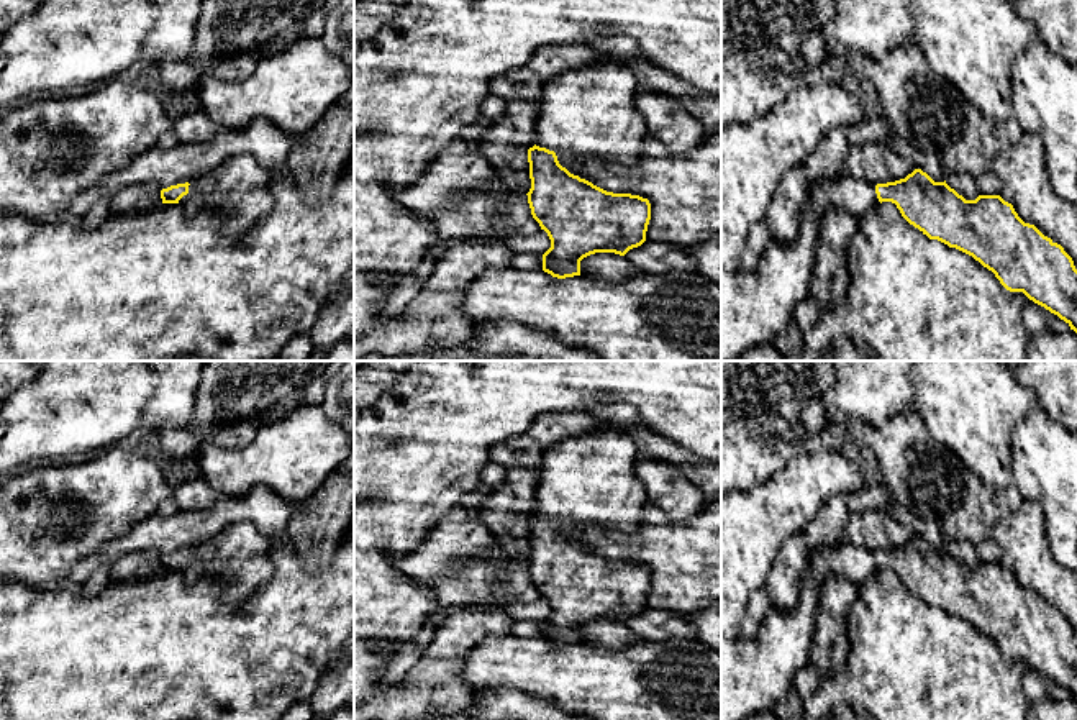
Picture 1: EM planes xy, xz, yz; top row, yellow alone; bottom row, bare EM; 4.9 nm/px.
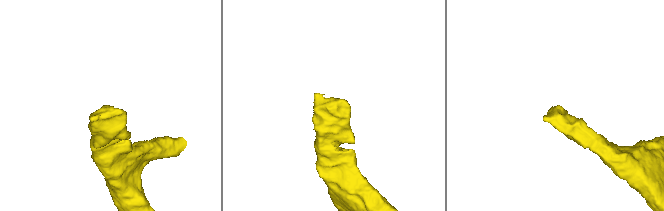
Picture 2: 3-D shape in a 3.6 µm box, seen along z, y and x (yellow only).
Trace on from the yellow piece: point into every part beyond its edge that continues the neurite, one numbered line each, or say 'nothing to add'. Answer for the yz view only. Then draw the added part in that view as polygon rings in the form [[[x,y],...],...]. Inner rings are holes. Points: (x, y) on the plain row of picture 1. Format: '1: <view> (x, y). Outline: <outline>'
1: yz (756, 673). Outline: [[[849,541],[820,546],[802,577],[800,602],[793,610],[770,607],[756,638],[721,638],[721,720],[744,720],[772,710],[793,687],[797,672],[808,664],[821,587],[829,574],[862,586],[879,572],[875,553]]]

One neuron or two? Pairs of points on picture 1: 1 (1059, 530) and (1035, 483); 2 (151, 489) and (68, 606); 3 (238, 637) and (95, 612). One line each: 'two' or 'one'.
1: one
2: two
3: one

